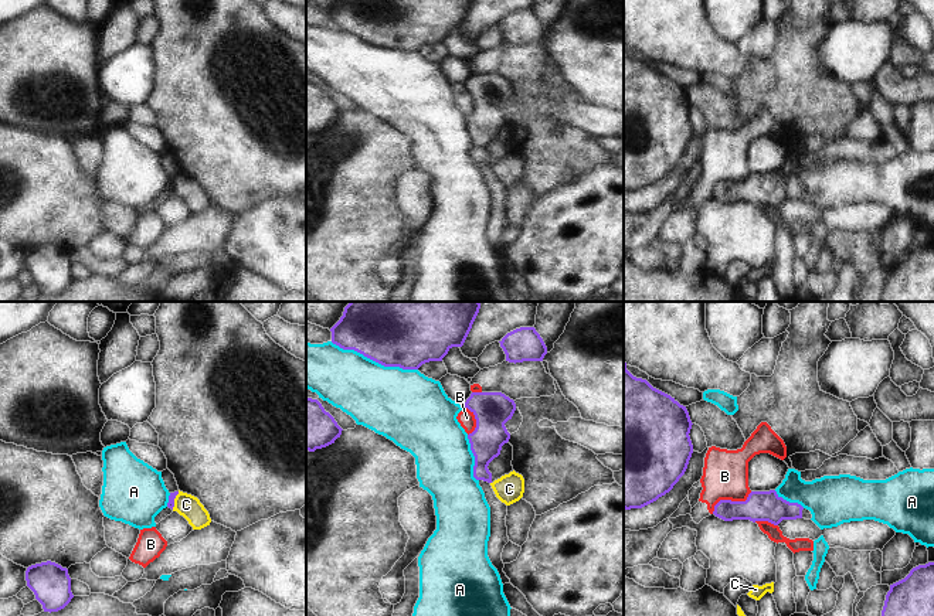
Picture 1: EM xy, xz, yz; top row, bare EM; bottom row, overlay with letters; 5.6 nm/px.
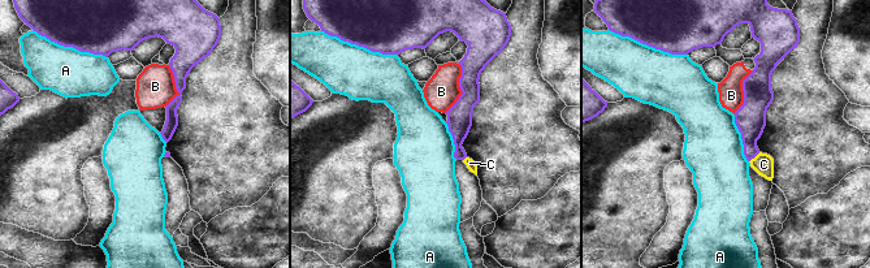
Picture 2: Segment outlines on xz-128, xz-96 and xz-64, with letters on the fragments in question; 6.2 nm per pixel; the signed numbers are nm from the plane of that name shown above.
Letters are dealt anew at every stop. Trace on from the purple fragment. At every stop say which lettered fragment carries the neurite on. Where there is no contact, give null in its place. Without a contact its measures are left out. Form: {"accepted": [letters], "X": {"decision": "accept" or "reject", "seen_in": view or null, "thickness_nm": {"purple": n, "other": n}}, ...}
{"accepted": [], "A": {"decision": "reject", "seen_in": "xz", "thickness_nm": {"purple": 280, "other": 380}}, "B": {"decision": "reject", "seen_in": "yz", "thickness_nm": {"purple": 180, "other": 260}}, "C": {"decision": "reject", "seen_in": "xy", "thickness_nm": {"purple": 50, "other": 130}}}

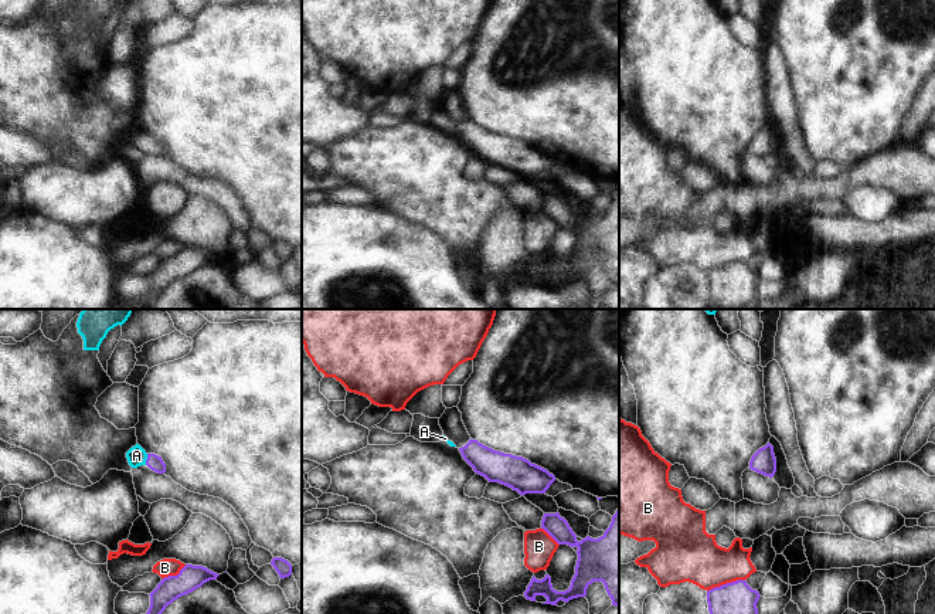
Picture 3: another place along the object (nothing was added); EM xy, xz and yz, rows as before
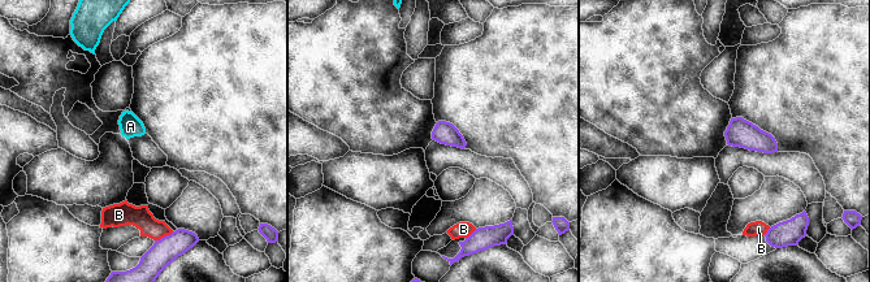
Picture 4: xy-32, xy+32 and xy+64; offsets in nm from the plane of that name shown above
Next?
{"accepted": ["A"], "A": {"decision": "accept", "seen_in": "xy", "thickness_nm": {"purple": 90, "other": 110}}, "B": {"decision": "reject", "seen_in": "yz", "thickness_nm": {"purple": 280, "other": 300}}}

